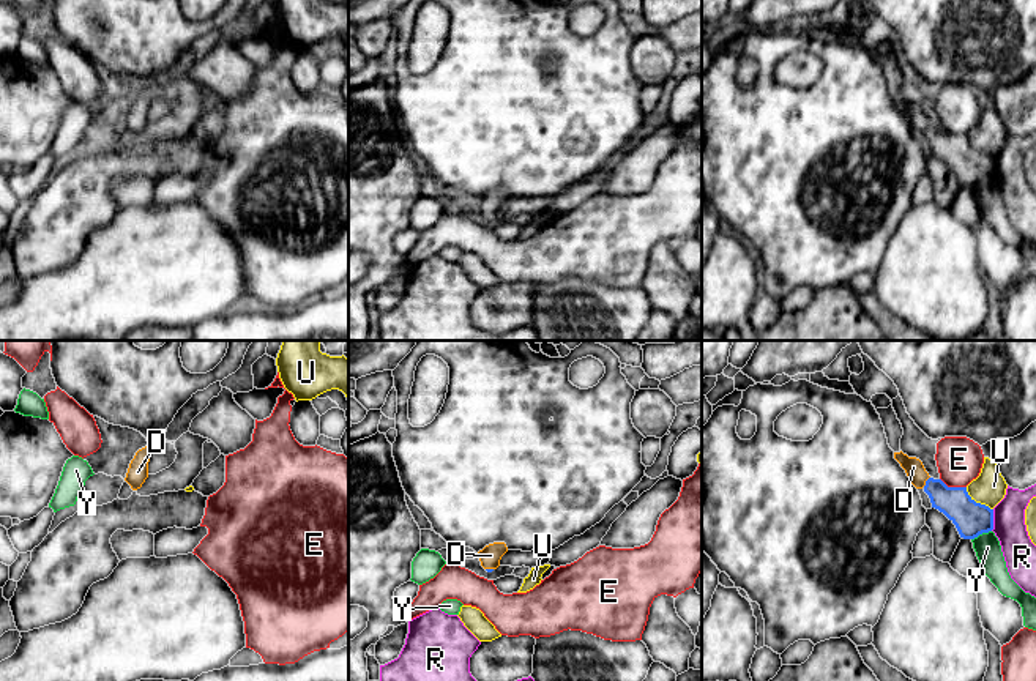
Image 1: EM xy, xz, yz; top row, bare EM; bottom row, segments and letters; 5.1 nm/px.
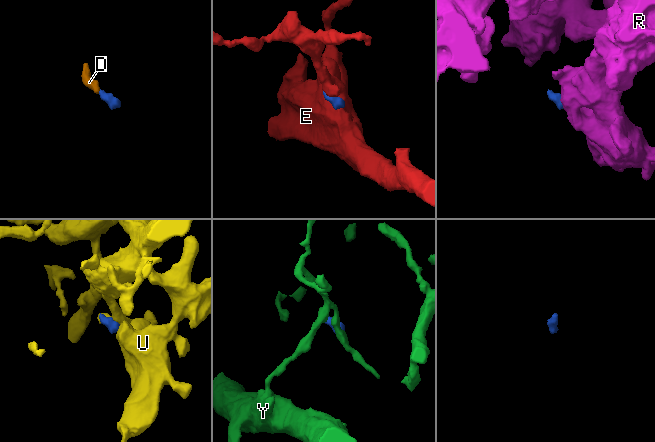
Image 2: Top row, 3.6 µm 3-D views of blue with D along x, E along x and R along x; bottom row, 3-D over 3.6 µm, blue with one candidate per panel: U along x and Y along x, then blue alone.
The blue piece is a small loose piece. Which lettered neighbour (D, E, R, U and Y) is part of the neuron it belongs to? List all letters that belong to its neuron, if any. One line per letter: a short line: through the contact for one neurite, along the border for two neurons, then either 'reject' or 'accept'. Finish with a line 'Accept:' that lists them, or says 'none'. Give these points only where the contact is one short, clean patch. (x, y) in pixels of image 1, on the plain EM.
D: yz (954, 148), (946, 147), (926, 128), (913, 114) | accept
E: reject
R: yz (994, 156), (994, 174), (991, 177) | reject
U: yz (965, 134), (976, 148), (992, 156) | reject
Y: yz (991, 177), (972, 186) | reject
Accept: D

